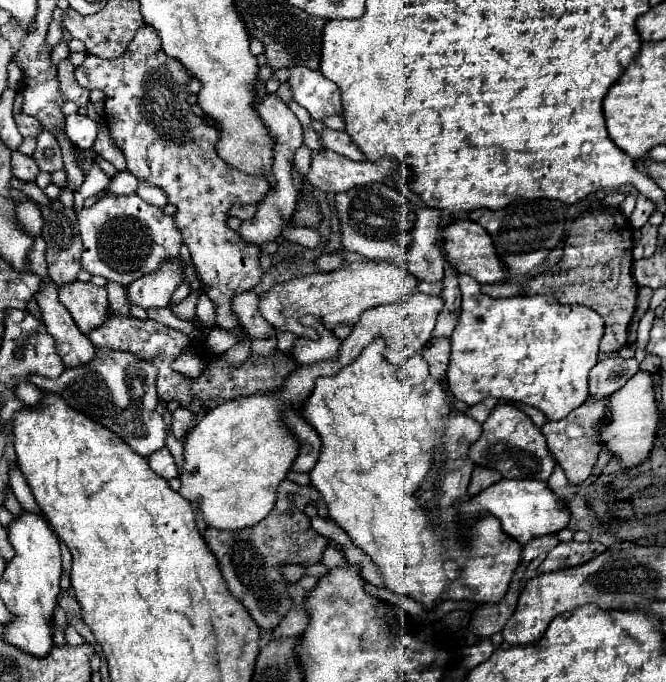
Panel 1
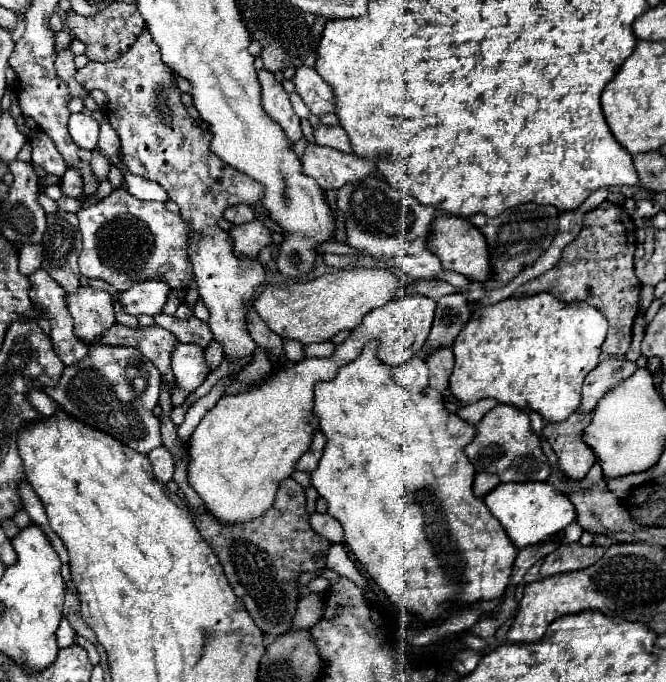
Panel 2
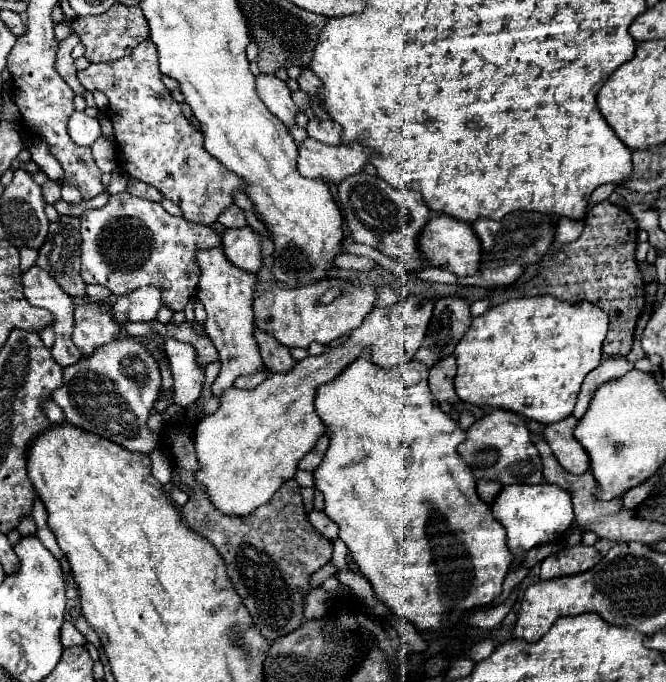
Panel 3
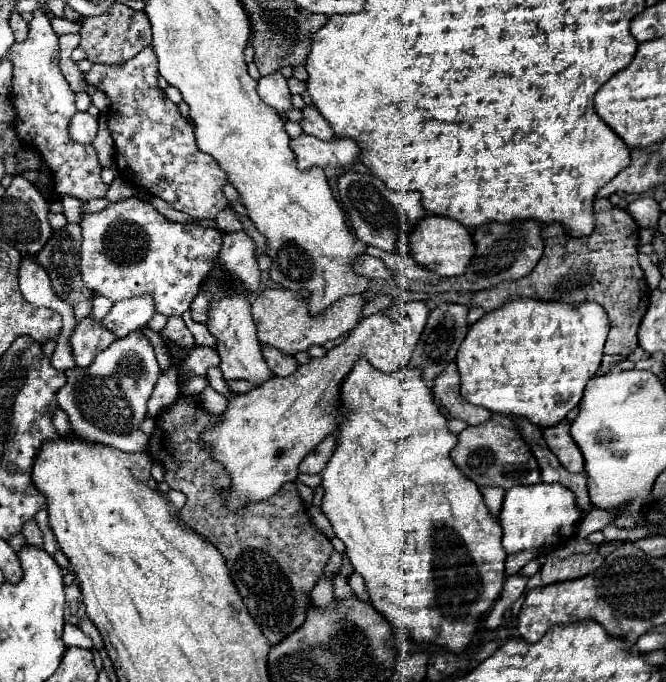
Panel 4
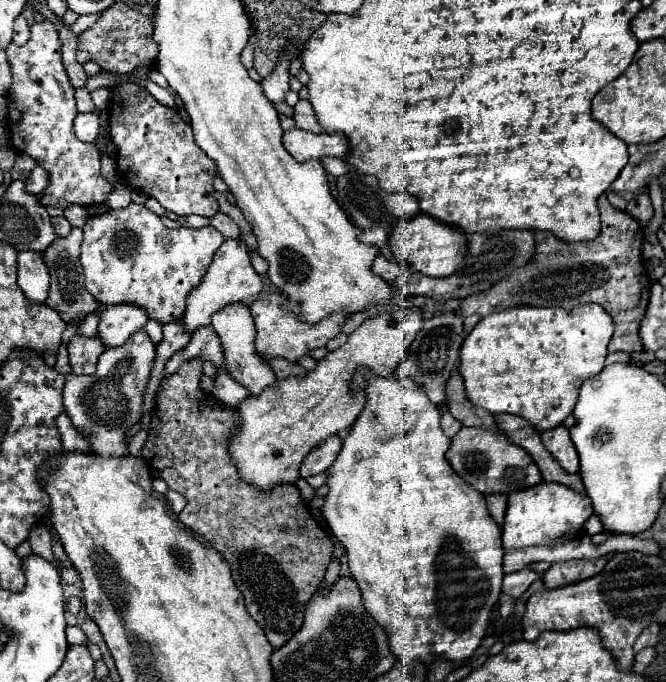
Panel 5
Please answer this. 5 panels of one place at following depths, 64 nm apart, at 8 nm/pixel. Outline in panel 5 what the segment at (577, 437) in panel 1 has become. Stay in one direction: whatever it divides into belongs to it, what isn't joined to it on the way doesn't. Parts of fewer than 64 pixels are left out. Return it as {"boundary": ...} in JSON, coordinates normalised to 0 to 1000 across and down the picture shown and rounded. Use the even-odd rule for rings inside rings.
{"boundary":[[[847,622],[829,628],[829,630],[820,630],[814,633],[814,648],[820,654],[820,660],[841,677],[841,683],[856,692],[856,695],[865,695],[868,686],[871,686],[871,674],[868,674],[868,666],[865,666],[865,657],[856,645],[856,636],[853,636],[853,628]]]}

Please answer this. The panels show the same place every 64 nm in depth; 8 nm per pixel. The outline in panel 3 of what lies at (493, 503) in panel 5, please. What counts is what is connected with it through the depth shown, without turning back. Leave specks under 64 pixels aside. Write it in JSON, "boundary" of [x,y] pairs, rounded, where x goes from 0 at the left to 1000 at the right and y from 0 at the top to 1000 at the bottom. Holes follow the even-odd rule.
{"boundary":[[[718,704],[718,710],[715,710],[718,727],[733,739],[742,733],[739,727],[745,727],[751,721],[751,716],[754,716],[754,710],[748,710],[748,704]]]}

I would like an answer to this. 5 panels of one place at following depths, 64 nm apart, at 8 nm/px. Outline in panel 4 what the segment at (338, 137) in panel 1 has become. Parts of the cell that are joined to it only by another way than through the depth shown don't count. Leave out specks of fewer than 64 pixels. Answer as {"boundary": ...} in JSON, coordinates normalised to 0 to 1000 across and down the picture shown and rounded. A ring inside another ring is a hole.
{"boundary":[[[459,155],[453,161],[453,167],[456,167],[456,173],[453,173],[450,185],[459,196],[468,196],[480,205],[498,205],[502,202],[502,191],[495,191],[495,182],[489,179],[489,173],[483,173],[483,167],[474,158]]]}

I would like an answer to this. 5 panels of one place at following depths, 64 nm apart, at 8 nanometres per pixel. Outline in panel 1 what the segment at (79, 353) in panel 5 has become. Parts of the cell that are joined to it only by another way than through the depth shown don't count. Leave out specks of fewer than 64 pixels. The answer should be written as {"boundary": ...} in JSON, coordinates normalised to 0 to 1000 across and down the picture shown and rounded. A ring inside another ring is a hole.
{"boundary":[[[111,411],[87,422],[87,440],[108,460],[114,478],[132,490],[138,481],[147,481],[162,457],[159,422],[138,413]]]}

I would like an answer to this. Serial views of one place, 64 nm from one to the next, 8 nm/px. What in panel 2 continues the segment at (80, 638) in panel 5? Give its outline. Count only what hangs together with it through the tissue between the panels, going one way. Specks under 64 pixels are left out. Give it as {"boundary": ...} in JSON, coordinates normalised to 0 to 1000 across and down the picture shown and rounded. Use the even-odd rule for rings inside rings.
{"boundary":[[[93,903],[90,909],[90,918],[87,918],[87,927],[84,927],[84,935],[87,935],[87,947],[90,950],[99,950],[99,947],[108,947],[111,944],[111,924],[105,918],[105,912]]]}

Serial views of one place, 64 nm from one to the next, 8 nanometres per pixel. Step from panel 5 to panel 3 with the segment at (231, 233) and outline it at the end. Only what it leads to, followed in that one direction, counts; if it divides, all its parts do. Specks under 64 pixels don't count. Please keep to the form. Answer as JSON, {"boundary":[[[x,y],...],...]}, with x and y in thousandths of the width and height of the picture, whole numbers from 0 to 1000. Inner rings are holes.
{"boundary":[[[348,299],[342,308],[336,308],[327,320],[330,328],[336,328],[339,334],[357,334],[357,331],[369,331],[369,317],[366,317],[366,308],[354,299]]]}

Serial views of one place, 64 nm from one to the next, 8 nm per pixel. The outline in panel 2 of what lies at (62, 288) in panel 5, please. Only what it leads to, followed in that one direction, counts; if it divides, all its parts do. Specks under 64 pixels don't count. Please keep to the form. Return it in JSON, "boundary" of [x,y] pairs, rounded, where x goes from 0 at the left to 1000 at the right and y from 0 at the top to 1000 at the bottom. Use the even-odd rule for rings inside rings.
{"boundary":[[[84,308],[72,314],[72,334],[63,352],[66,384],[63,393],[99,425],[111,428],[120,419],[117,375],[123,367],[123,349],[117,337],[114,314]]]}

